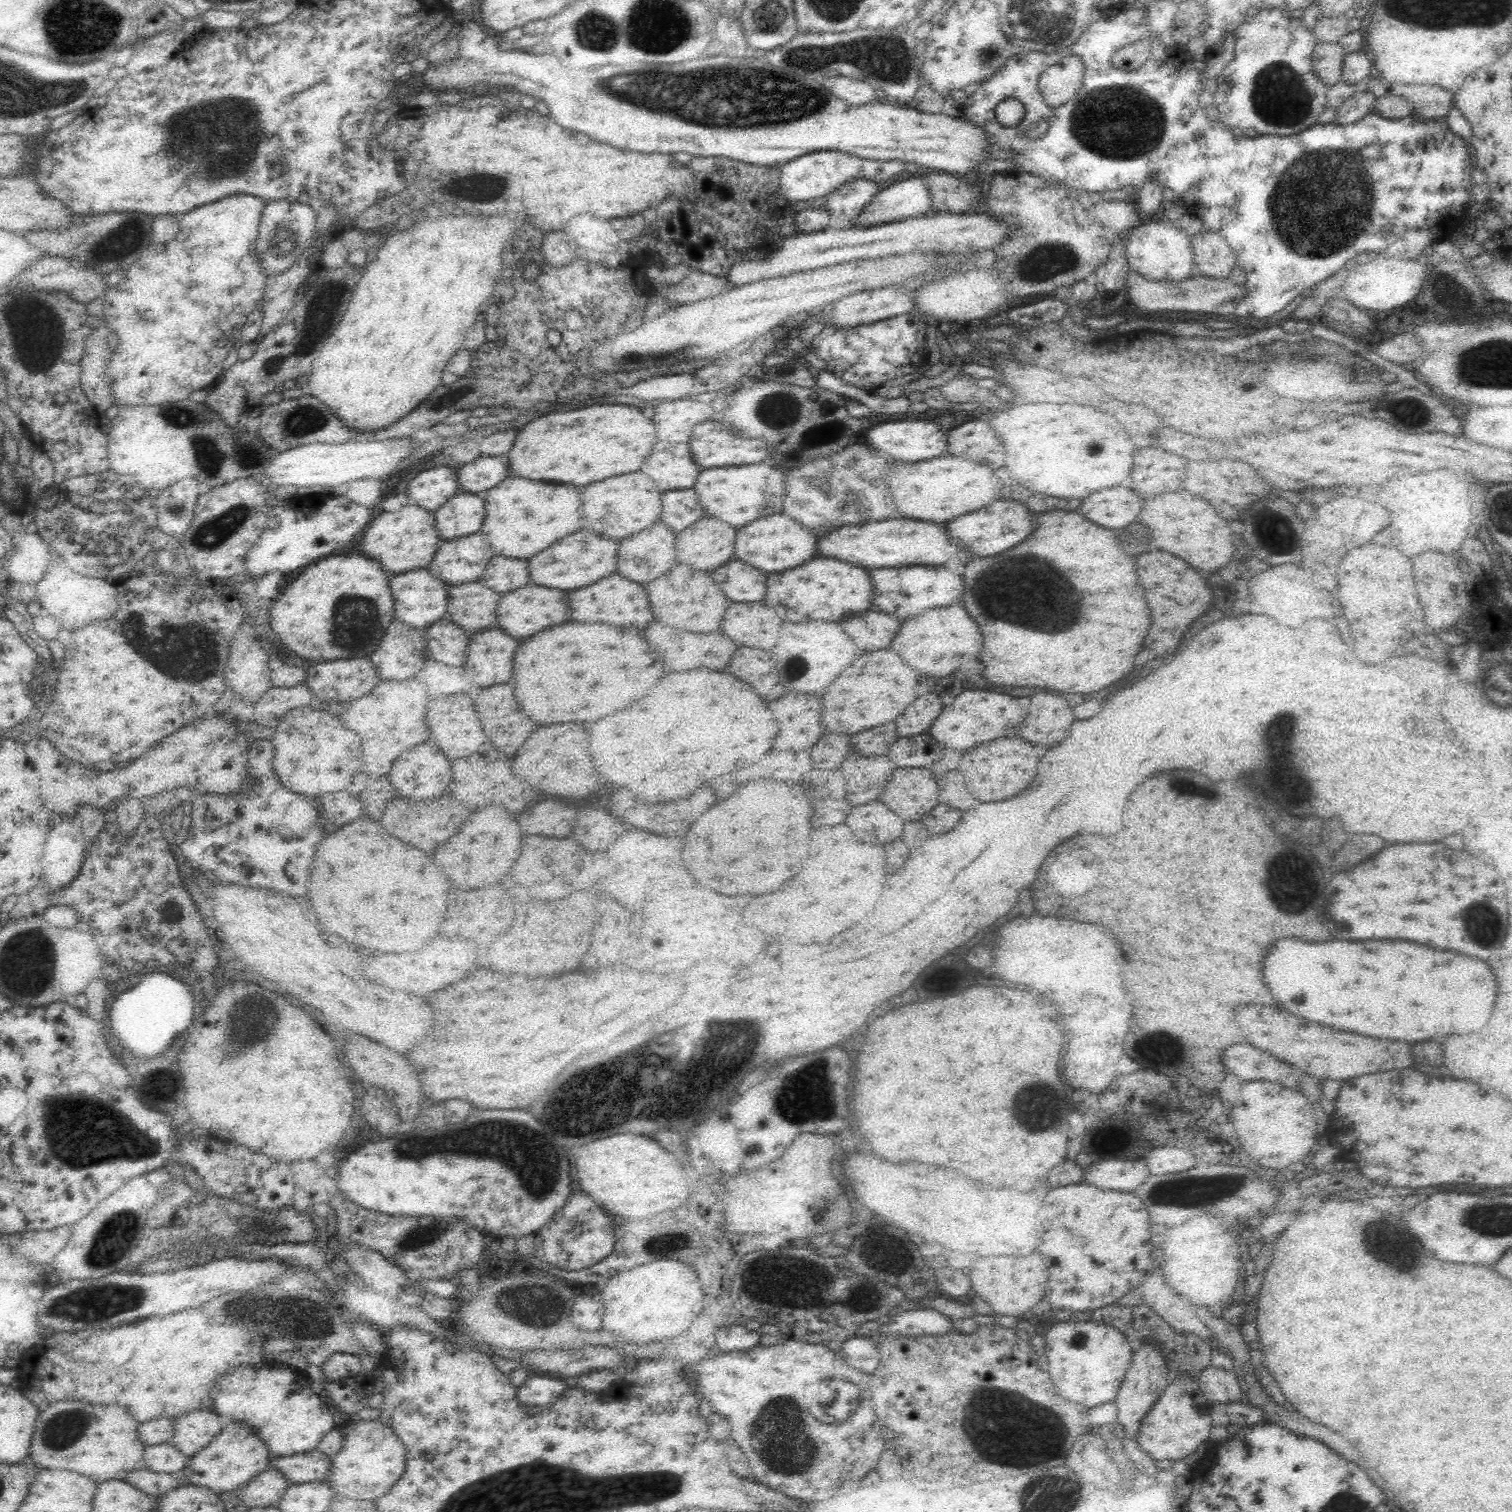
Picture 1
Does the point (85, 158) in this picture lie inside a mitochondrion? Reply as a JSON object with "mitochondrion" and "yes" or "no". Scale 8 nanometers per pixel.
{"mitochondrion":"no"}

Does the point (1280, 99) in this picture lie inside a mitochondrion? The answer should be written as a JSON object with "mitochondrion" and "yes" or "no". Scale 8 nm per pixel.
{"mitochondrion":"yes"}

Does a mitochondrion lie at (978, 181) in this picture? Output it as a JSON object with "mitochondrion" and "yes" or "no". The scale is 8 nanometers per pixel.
{"mitochondrion":"no"}

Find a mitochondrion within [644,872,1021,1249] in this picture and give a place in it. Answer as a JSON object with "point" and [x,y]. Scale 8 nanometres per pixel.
{"point":[801,1097]}

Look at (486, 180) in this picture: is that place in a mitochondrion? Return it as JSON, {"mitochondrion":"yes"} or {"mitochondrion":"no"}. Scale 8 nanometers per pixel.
{"mitochondrion":"yes"}

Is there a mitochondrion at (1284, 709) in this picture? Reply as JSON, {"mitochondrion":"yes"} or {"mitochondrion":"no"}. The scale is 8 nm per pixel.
{"mitochondrion":"yes"}

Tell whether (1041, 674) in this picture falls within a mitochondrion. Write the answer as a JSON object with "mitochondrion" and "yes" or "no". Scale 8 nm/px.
{"mitochondrion":"no"}

